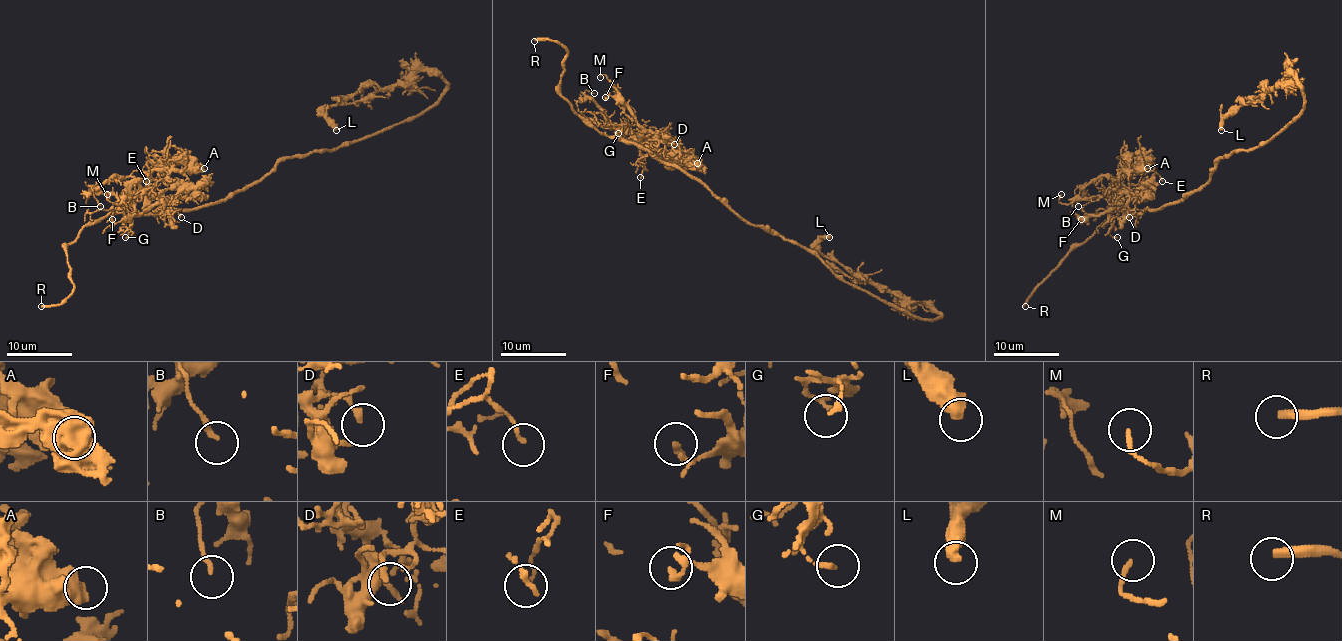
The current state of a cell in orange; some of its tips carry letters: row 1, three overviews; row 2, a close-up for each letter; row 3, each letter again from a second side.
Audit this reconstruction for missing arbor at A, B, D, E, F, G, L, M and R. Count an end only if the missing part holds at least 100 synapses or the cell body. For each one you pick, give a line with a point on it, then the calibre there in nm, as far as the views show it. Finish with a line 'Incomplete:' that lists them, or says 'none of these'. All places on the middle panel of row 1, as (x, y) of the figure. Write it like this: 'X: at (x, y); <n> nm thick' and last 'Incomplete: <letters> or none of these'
R: at (534, 41); 320 nm thick
Incomplete: R

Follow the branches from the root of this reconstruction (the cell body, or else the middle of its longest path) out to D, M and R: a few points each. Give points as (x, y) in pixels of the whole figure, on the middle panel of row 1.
D: (778, 235), (740, 219), (702, 184), (669, 166), (664, 161), (663, 151), (666, 143), (674, 144)
M: (778, 235), (740, 219), (669, 166), (664, 151), (640, 138), (620, 90), (600, 77)
R: (778, 235), (740, 219), (702, 184), (648, 151), (592, 128), (561, 93), (567, 51), (549, 39), (534, 41)

